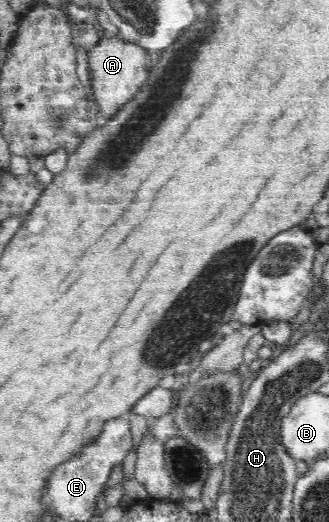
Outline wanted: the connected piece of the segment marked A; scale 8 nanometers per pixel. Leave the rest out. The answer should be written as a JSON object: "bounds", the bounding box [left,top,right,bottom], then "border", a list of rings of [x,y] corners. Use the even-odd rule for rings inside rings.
{"bounds":[88,34,155,119],"border":[[[105,34],[99,43],[88,52],[88,68],[93,96],[95,96],[100,114],[105,114],[105,117],[109,119],[114,114],[121,112],[122,106],[141,92],[155,63],[154,55],[135,44],[127,43],[119,36],[111,38]]]}

